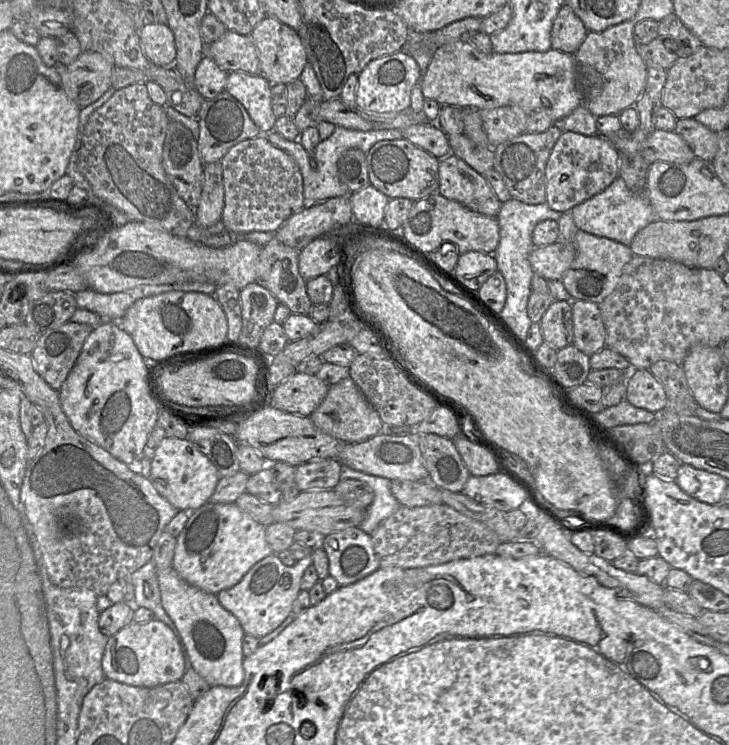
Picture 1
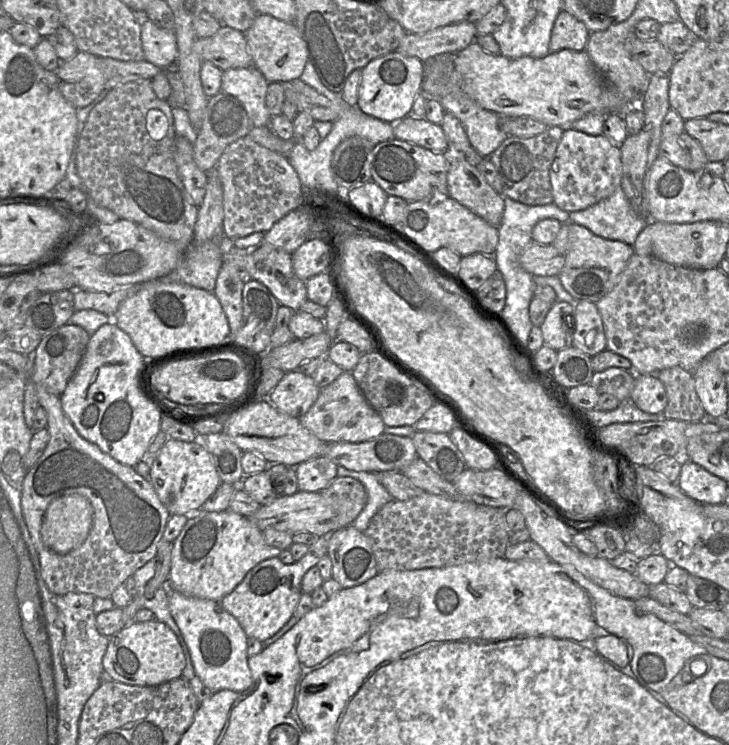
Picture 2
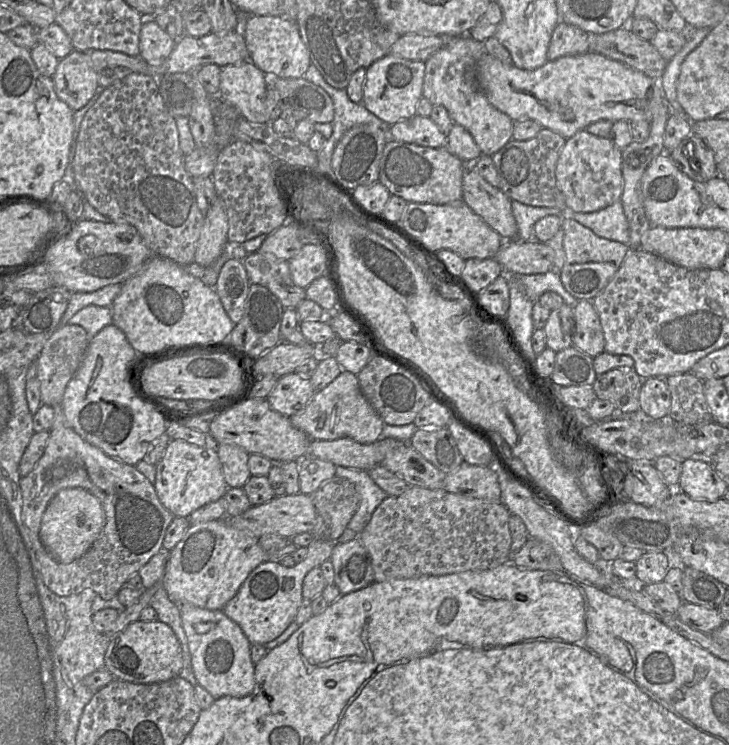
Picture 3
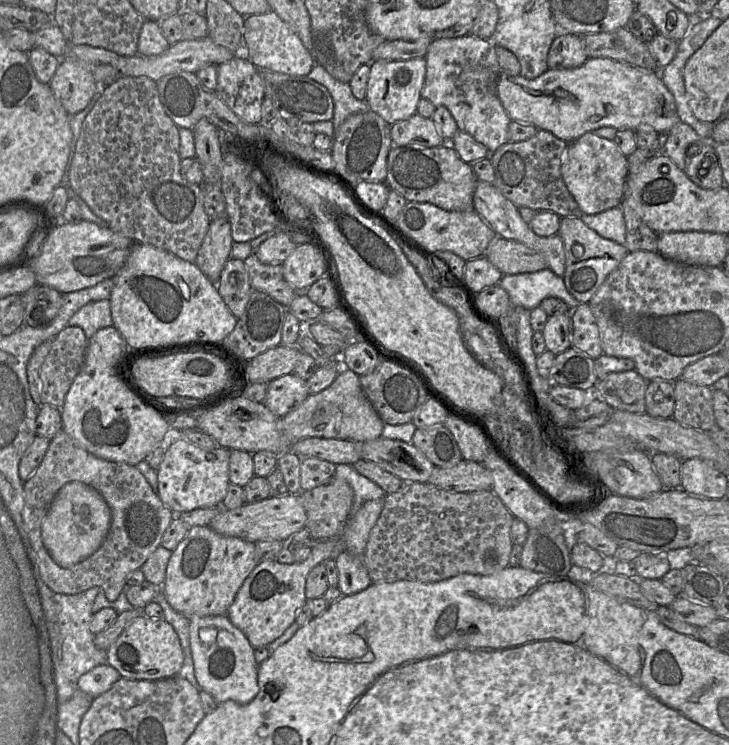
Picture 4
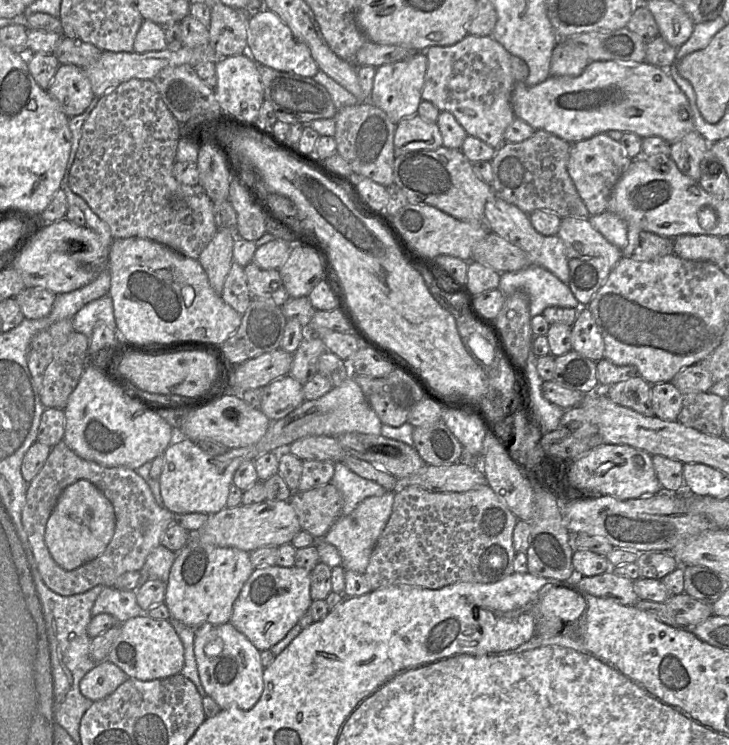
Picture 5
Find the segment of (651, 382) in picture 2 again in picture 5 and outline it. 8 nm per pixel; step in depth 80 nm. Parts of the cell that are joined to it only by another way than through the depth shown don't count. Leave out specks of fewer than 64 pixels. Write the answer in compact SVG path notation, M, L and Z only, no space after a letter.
M661 382L651 387L654 415L664 421L676 421L682 408L682 393L671 383Z

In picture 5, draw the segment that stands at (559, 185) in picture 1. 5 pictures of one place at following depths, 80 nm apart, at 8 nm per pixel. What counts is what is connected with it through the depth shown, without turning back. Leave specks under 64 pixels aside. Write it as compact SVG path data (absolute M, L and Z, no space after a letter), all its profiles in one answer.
M606 133L571 144L567 170L592 216L608 210L612 191L631 163L632 160L626 155L621 143Z

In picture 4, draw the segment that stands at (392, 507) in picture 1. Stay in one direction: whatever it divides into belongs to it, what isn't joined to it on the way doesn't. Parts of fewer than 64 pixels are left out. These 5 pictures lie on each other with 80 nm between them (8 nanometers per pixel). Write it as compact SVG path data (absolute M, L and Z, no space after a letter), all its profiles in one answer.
M337 464L335 476L347 481L354 491L354 501L349 518L353 518L366 501L381 499L386 496L382 488L370 479L359 474L352 465Z

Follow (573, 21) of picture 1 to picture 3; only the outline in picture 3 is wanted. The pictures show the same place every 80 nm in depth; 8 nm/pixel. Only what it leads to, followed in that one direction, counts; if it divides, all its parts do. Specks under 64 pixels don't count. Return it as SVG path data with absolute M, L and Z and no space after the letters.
M560 21L555 27L547 52L548 61L589 51L590 35L578 27Z

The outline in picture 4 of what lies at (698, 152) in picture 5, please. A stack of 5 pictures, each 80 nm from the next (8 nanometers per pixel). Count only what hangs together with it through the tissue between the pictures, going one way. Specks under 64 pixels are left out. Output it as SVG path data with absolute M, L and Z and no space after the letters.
M683 121L675 124L666 135L661 136L663 136L662 152L682 170L685 167L688 147L702 139L690 125Z

